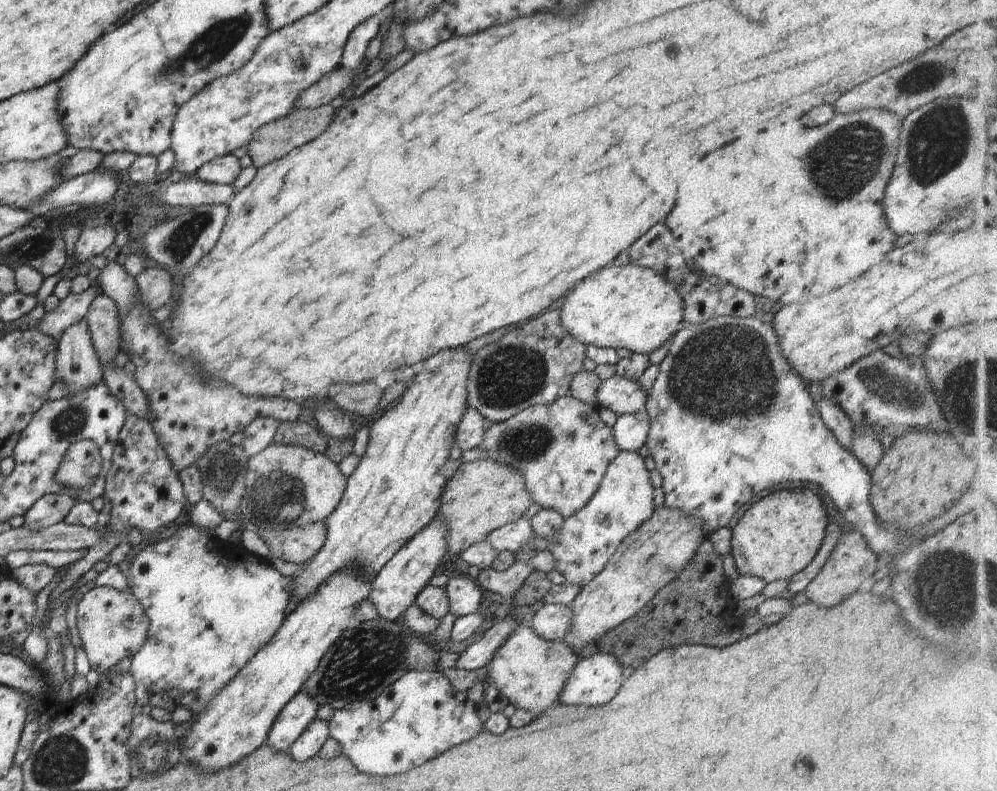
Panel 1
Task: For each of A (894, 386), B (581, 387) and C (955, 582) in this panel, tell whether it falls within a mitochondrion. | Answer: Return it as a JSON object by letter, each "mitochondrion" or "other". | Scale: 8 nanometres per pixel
{"A":"mitochondrion","B":"other","C":"mitochondrion"}

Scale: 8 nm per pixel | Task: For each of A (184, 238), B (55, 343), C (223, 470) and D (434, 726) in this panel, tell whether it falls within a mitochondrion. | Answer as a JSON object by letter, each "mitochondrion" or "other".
{"A":"mitochondrion","B":"other","C":"mitochondrion","D":"other"}

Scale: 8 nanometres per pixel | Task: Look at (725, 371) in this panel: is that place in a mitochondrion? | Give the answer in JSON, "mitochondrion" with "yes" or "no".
{"mitochondrion":"yes"}

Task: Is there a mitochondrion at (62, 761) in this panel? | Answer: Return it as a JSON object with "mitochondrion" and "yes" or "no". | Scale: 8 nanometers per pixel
{"mitochondrion":"yes"}

